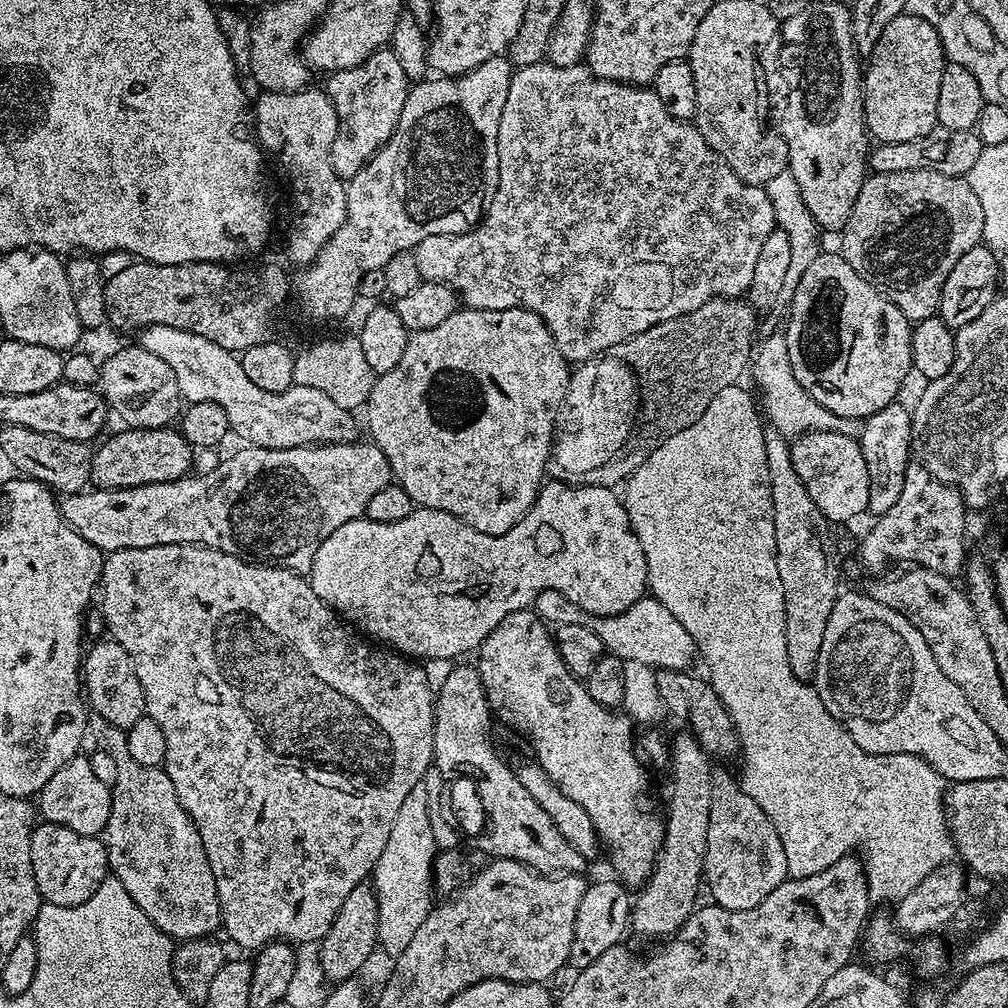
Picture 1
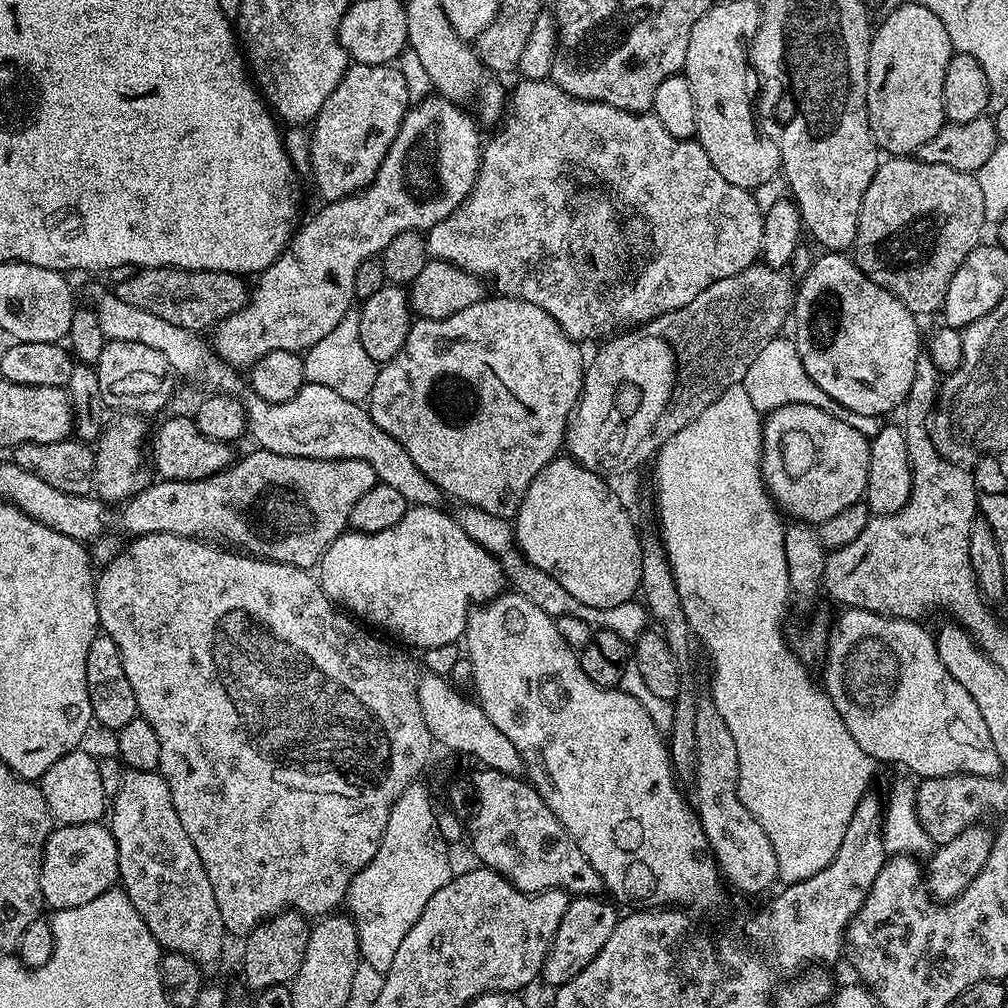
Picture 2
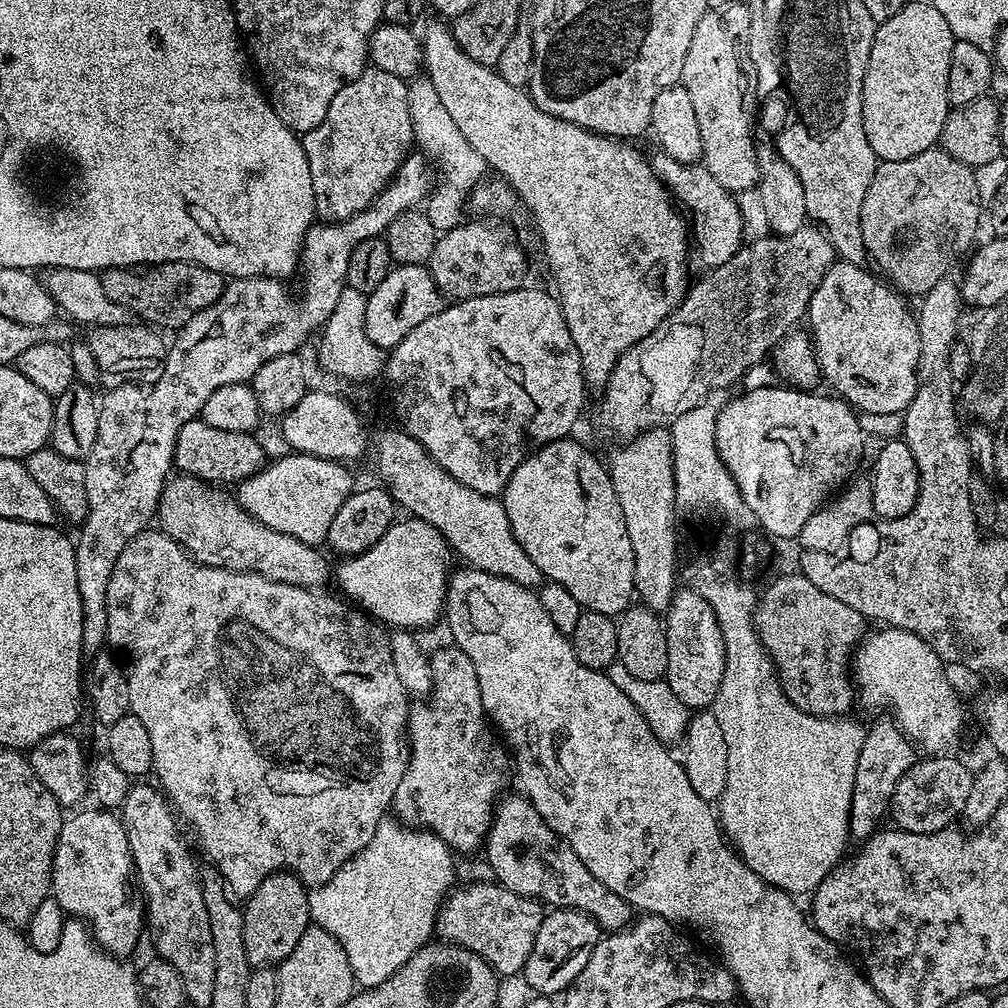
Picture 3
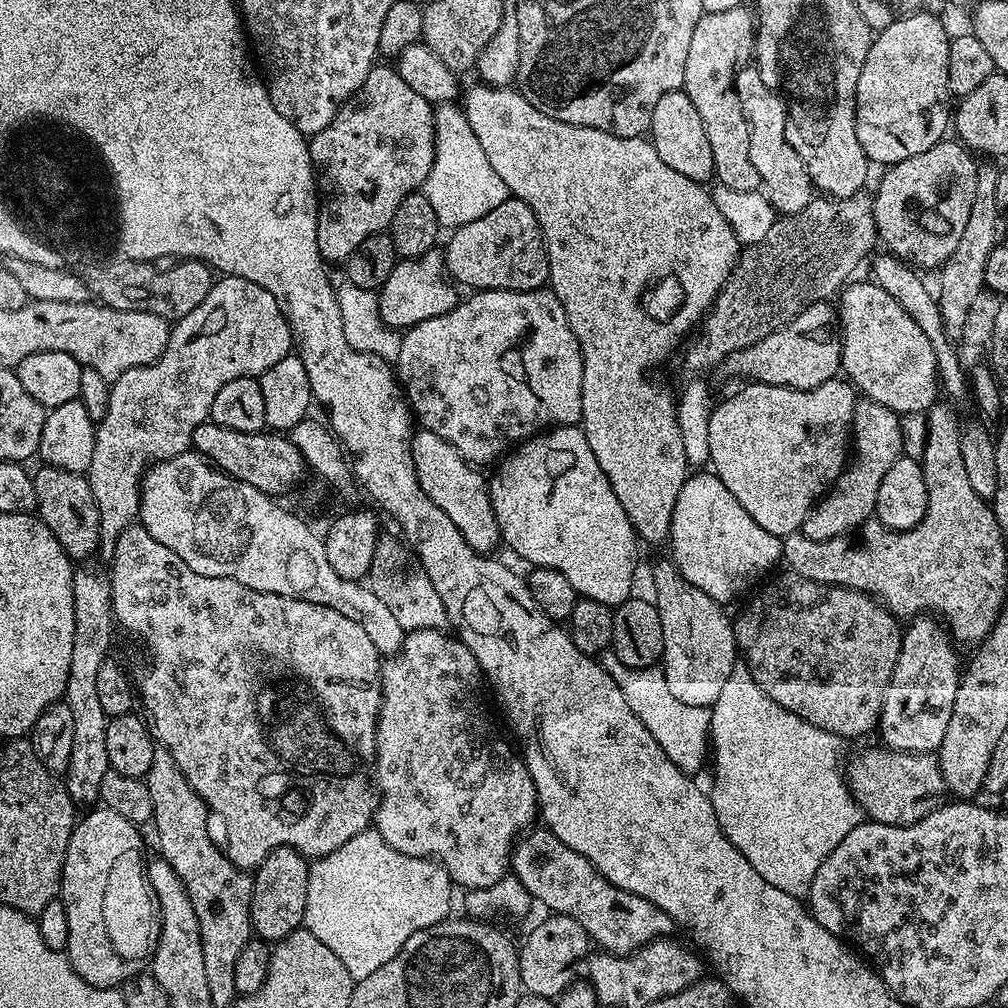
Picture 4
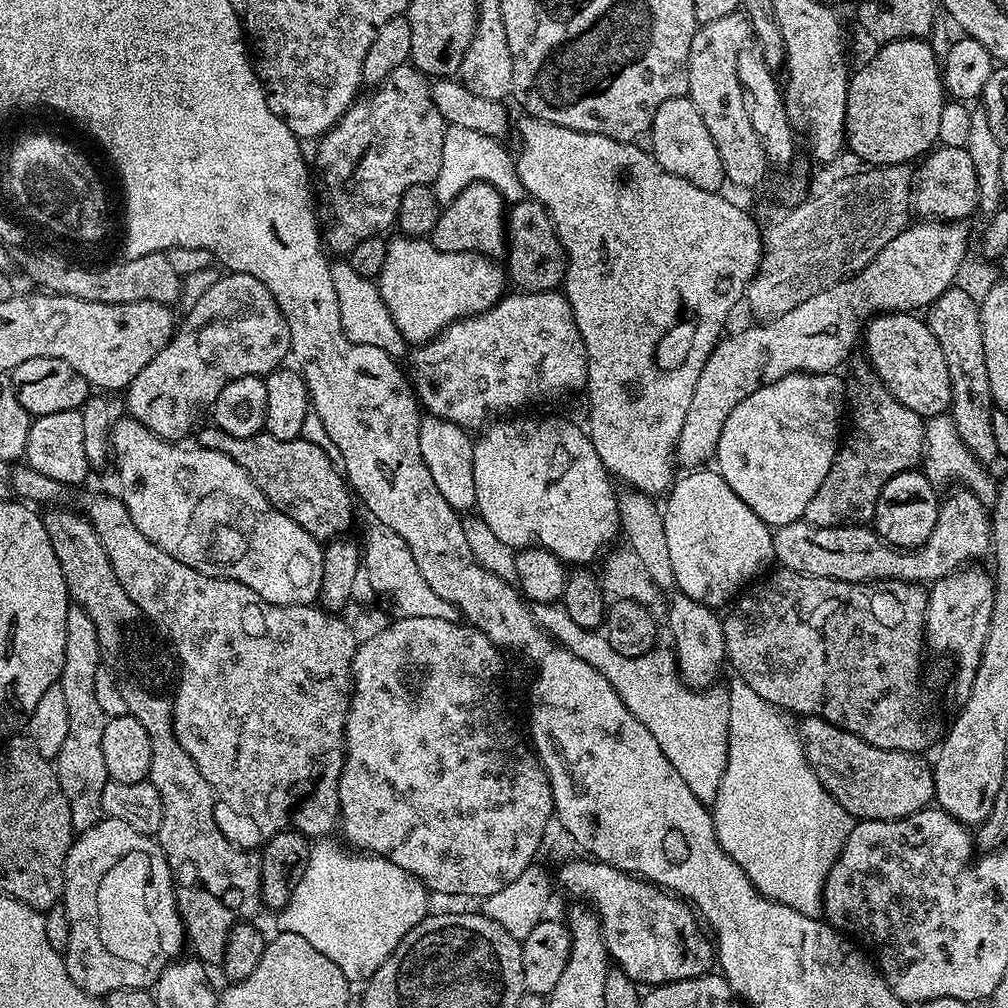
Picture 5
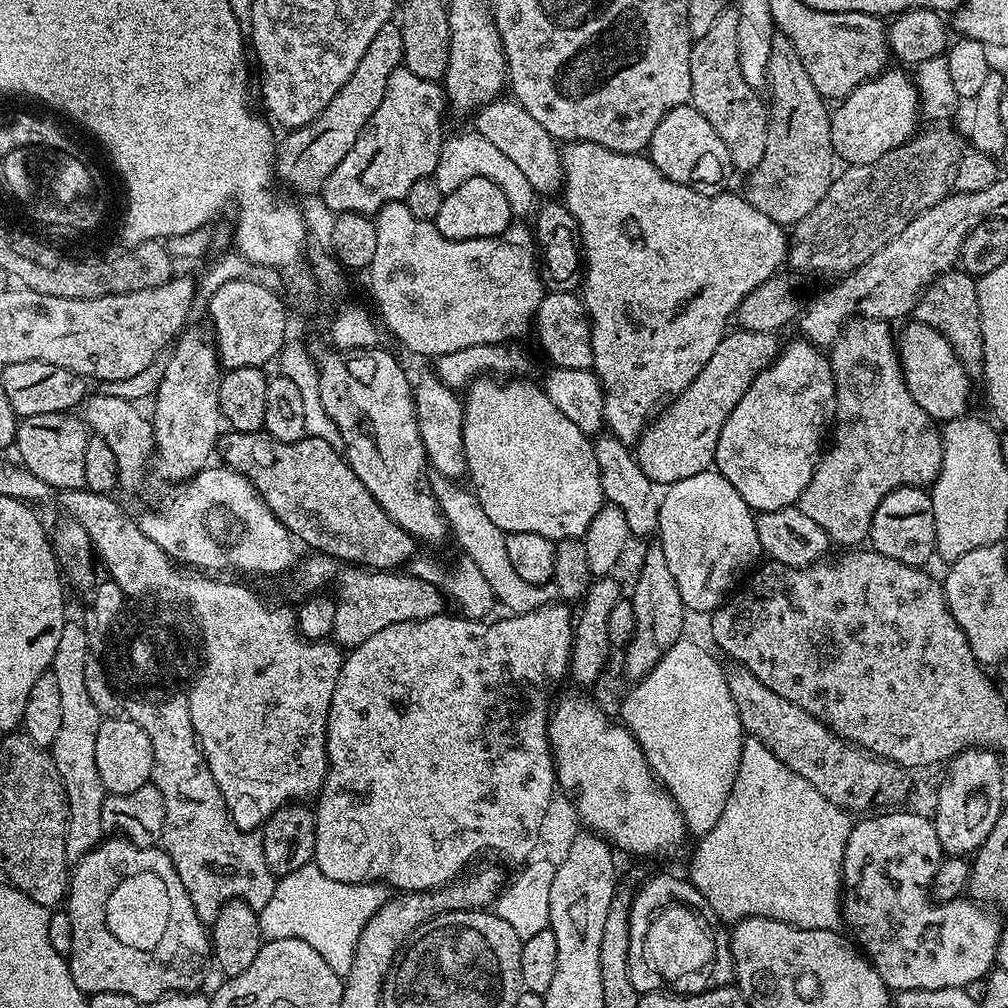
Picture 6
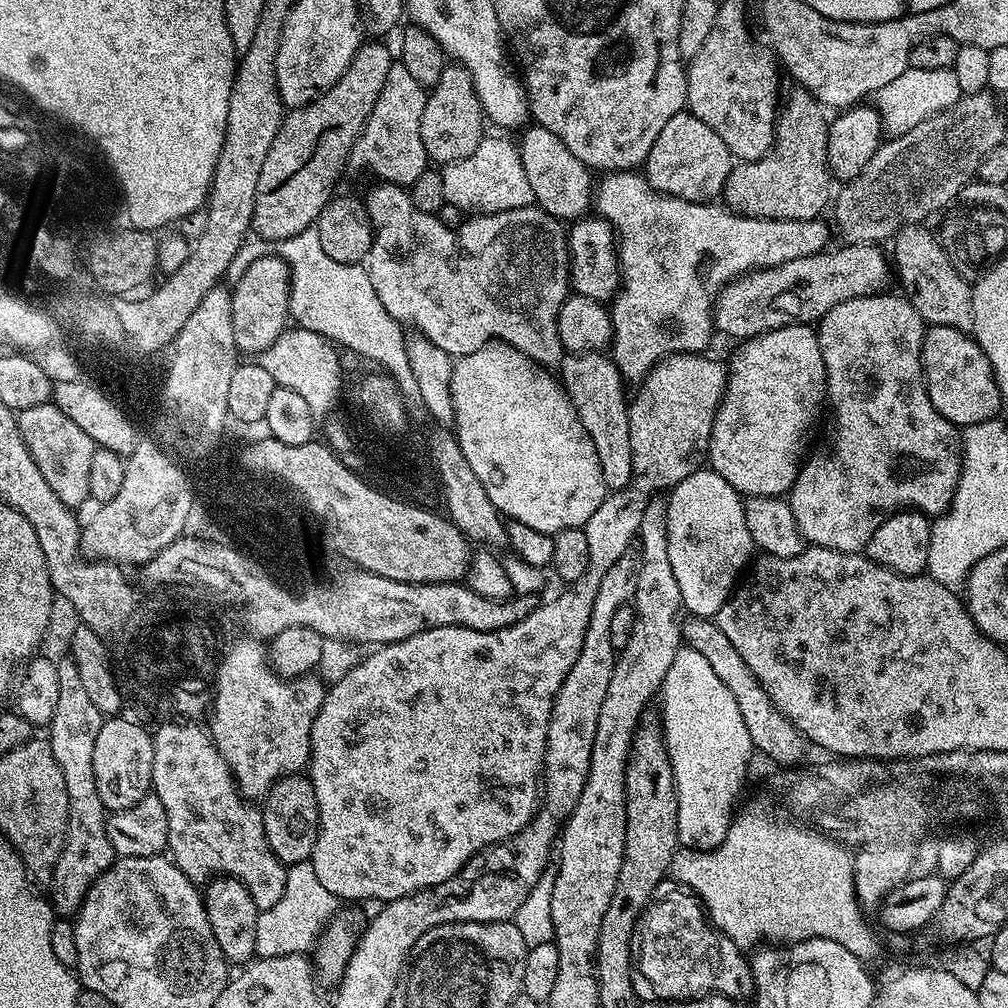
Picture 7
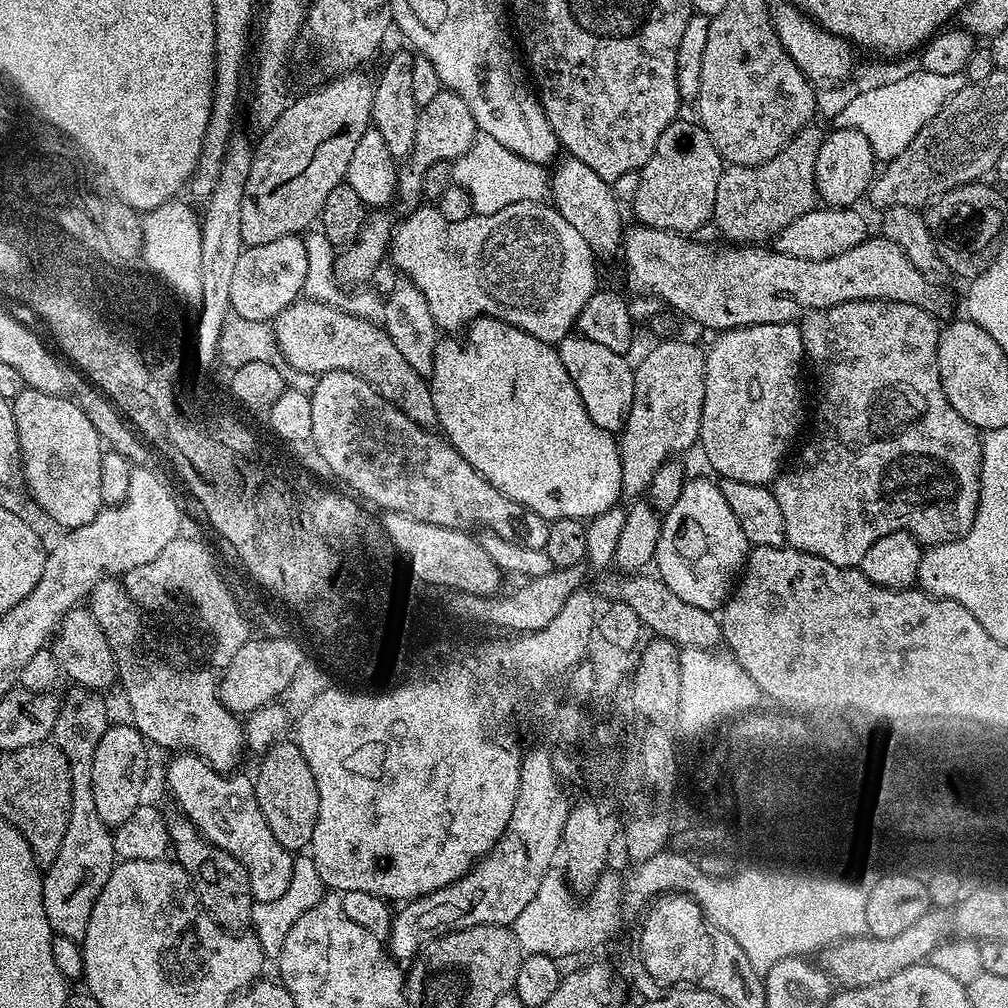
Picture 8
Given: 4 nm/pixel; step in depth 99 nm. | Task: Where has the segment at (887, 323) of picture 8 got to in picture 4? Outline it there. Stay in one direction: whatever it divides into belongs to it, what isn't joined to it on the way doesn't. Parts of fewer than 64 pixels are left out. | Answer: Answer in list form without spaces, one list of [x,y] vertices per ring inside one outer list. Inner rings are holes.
[[[867,398],[857,399],[852,415],[850,444],[854,455],[844,471],[840,473],[840,477],[806,514],[802,529],[806,538],[829,540],[848,536],[873,519],[878,486],[882,478],[886,478],[886,470],[894,466],[894,462],[904,451],[900,422],[901,417],[894,410]]]

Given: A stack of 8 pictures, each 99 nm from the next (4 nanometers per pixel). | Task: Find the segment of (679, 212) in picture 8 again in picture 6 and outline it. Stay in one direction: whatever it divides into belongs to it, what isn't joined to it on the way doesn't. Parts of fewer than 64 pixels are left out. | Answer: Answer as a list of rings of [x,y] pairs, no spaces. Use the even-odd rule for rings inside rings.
[[[691,103],[670,110],[670,114],[658,122],[658,130],[654,130],[646,152],[666,178],[707,196],[725,191],[734,177],[730,150],[726,150],[722,138],[714,134],[714,126],[710,126],[710,122],[706,122],[706,118],[702,118]]]

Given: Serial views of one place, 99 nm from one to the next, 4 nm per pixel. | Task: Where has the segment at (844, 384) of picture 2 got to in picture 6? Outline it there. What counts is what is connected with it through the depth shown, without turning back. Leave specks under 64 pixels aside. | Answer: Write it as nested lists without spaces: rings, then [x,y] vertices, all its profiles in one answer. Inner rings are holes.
[[[919,322],[908,323],[898,332],[898,351],[910,398],[914,398],[914,402],[922,406],[922,410],[926,410],[926,414],[937,422],[947,422],[965,415],[969,411],[968,399],[972,396],[973,381],[965,370],[964,363],[960,361],[958,354],[954,354],[950,342],[946,342],[946,338],[938,334],[938,330]]]

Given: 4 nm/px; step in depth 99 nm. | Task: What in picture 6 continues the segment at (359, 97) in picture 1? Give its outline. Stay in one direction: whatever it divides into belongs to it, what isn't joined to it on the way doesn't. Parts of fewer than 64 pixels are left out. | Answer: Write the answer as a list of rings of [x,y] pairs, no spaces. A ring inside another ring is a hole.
[[[403,66],[396,68],[394,74],[390,74],[390,82],[386,82],[386,94],[382,94],[378,110],[374,110],[358,134],[358,142],[350,146],[350,154],[346,154],[346,158],[342,158],[342,162],[338,162],[324,179],[322,197],[332,214],[360,212],[363,216],[372,216],[390,202],[403,201],[414,182],[431,177],[438,166],[440,147],[446,139],[444,108],[446,112],[446,97],[437,81],[418,78],[418,74]]]

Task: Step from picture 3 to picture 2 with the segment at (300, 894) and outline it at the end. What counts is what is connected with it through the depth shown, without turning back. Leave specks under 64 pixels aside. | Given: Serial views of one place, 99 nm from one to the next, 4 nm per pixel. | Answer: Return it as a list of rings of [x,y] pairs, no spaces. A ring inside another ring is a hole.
[[[291,910],[282,911],[271,920],[266,920],[263,924],[258,925],[242,940],[242,944],[244,944],[243,983],[253,993],[279,984],[291,985],[292,979],[296,977],[302,966],[309,931],[310,924],[306,917],[301,912]]]

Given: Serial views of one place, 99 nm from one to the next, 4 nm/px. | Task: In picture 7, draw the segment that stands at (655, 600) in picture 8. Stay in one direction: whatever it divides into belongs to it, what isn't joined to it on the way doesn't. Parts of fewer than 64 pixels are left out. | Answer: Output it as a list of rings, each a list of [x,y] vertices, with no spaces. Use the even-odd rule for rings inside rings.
[[[689,615],[682,624],[682,640],[687,647],[698,650],[698,654],[702,654],[706,662],[710,662],[714,674],[722,678],[722,686],[726,686],[726,690],[734,694],[734,702],[738,702],[738,714],[742,714],[742,722],[746,722],[746,730],[750,730],[753,749],[768,756],[773,765],[799,765],[806,747],[804,736],[776,709],[774,702],[758,682],[758,678],[754,678],[750,666],[742,662],[742,654],[734,650],[730,638],[722,634],[715,619]]]

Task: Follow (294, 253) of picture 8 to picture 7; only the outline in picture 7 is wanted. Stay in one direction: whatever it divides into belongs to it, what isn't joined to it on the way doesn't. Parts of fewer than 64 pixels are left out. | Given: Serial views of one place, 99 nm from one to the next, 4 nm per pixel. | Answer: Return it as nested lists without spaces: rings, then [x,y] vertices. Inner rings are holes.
[[[262,256],[234,284],[232,294],[232,321],[234,342],[241,353],[257,354],[283,334],[289,323],[289,267],[283,256]]]

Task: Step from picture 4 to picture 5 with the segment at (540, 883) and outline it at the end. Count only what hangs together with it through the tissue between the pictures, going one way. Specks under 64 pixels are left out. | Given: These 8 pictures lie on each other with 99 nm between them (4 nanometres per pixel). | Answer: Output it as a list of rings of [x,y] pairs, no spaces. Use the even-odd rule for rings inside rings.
[[[591,858],[580,859],[584,860],[566,861],[554,880],[576,899],[573,901],[587,902],[596,913],[609,957],[637,982],[643,982],[652,971],[661,972],[665,981],[684,980],[684,972],[680,972],[684,960],[680,956],[685,956],[690,944],[680,944],[680,932],[686,932],[690,916],[676,916],[676,908],[685,901],[633,873]]]

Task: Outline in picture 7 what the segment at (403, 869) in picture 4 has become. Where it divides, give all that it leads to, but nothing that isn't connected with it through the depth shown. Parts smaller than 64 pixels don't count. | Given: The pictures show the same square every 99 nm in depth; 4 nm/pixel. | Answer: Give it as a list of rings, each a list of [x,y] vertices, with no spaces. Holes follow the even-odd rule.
[[[311,862],[287,865],[286,890],[282,898],[270,906],[270,910],[260,913],[258,931],[255,934],[256,956],[259,958],[278,958],[282,954],[304,954],[315,945],[317,936],[328,925],[329,920],[337,915],[338,901],[314,874]]]

